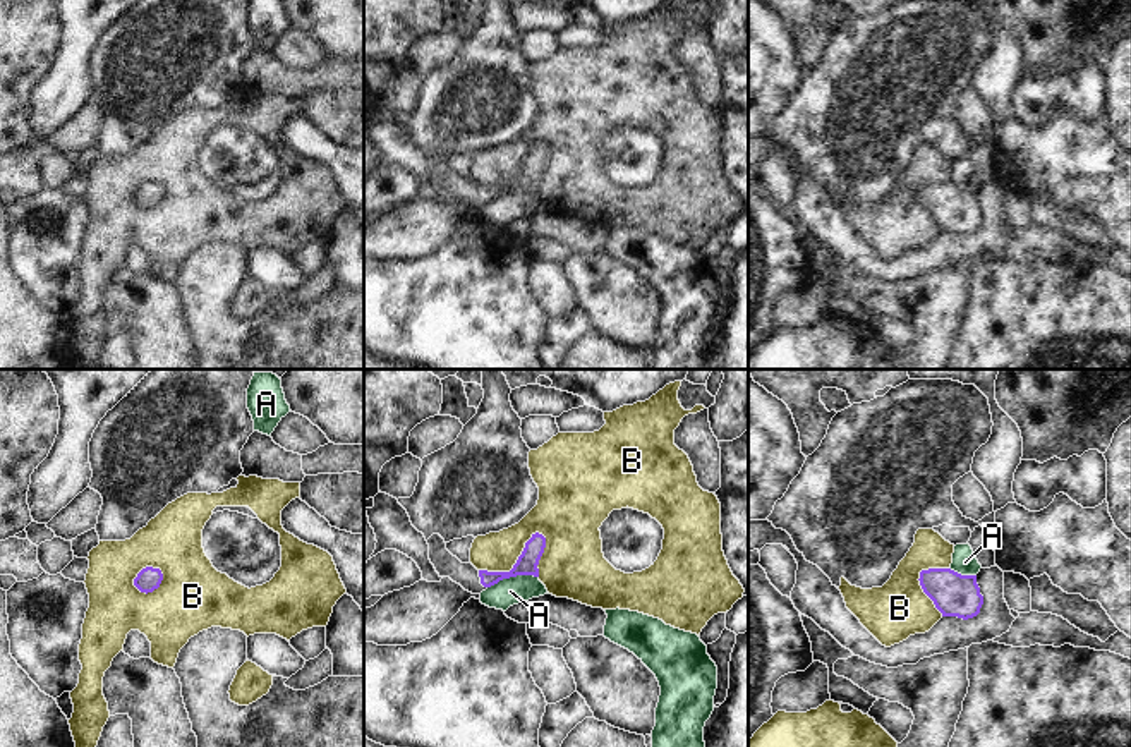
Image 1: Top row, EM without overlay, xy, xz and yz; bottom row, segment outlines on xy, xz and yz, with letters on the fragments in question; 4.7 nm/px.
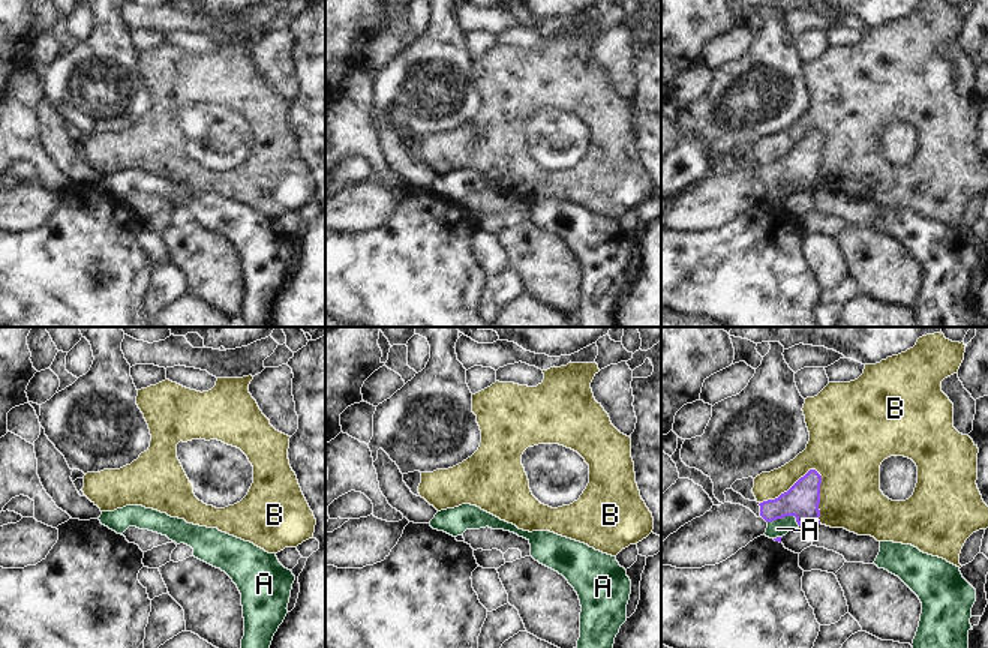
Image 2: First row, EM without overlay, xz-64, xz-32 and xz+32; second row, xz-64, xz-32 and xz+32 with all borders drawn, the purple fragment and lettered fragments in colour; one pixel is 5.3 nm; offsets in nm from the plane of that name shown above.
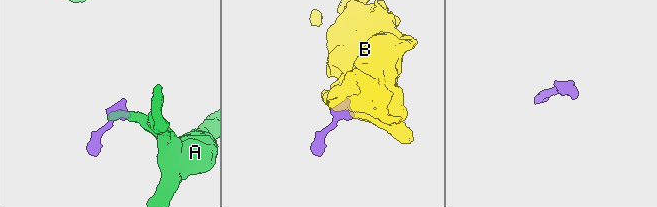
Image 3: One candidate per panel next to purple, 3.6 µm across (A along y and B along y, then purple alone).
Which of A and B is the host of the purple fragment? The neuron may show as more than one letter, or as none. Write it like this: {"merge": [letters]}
{"merge": []}

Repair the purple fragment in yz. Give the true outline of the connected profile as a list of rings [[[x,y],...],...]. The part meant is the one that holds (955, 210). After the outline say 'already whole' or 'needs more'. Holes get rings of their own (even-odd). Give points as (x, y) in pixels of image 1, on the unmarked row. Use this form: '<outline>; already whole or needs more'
[[[928,184],[920,187],[918,196],[942,232],[968,235],[980,228],[983,211],[977,191],[961,191],[951,184]]]; already whole

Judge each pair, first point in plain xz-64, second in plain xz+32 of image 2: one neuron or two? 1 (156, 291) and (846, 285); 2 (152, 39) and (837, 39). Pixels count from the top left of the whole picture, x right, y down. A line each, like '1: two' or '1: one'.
1: one
2: two

